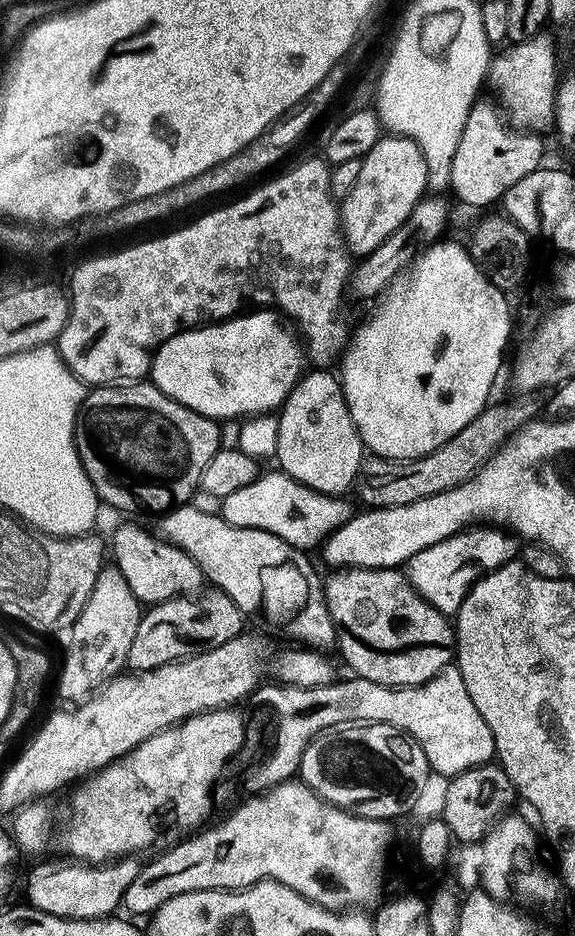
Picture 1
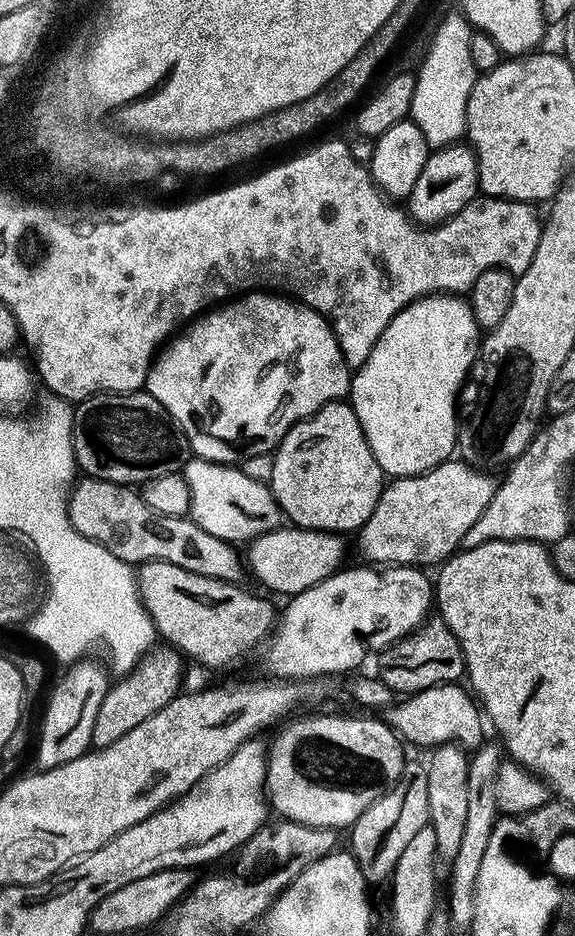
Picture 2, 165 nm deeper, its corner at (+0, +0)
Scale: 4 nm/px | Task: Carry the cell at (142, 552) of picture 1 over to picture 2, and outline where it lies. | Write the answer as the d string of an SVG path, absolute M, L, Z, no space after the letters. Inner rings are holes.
M161 560L141 564L136 572L140 601L150 614L157 637L204 668L228 668L238 663L267 641L278 619L277 609L272 609L270 601L240 586L230 580L206 578Z

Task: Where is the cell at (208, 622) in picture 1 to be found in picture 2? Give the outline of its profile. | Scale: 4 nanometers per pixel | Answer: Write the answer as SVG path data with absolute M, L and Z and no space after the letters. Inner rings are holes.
M156 646L145 652L131 672L121 675L117 679L120 681L109 687L106 698L102 698L102 706L98 706L98 718L94 718L93 749L99 750L118 742L118 738L134 730L138 722L146 722L150 714L162 710L162 706L181 695L185 657L171 646L160 647L164 648Z

